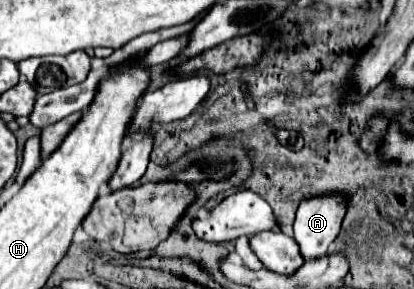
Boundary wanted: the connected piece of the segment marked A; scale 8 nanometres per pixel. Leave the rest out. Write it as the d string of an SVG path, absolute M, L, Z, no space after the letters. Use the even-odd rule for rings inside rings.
M335 191L333 195L315 195L301 201L293 229L305 259L317 259L327 253L327 247L339 235L345 213L347 199Z

